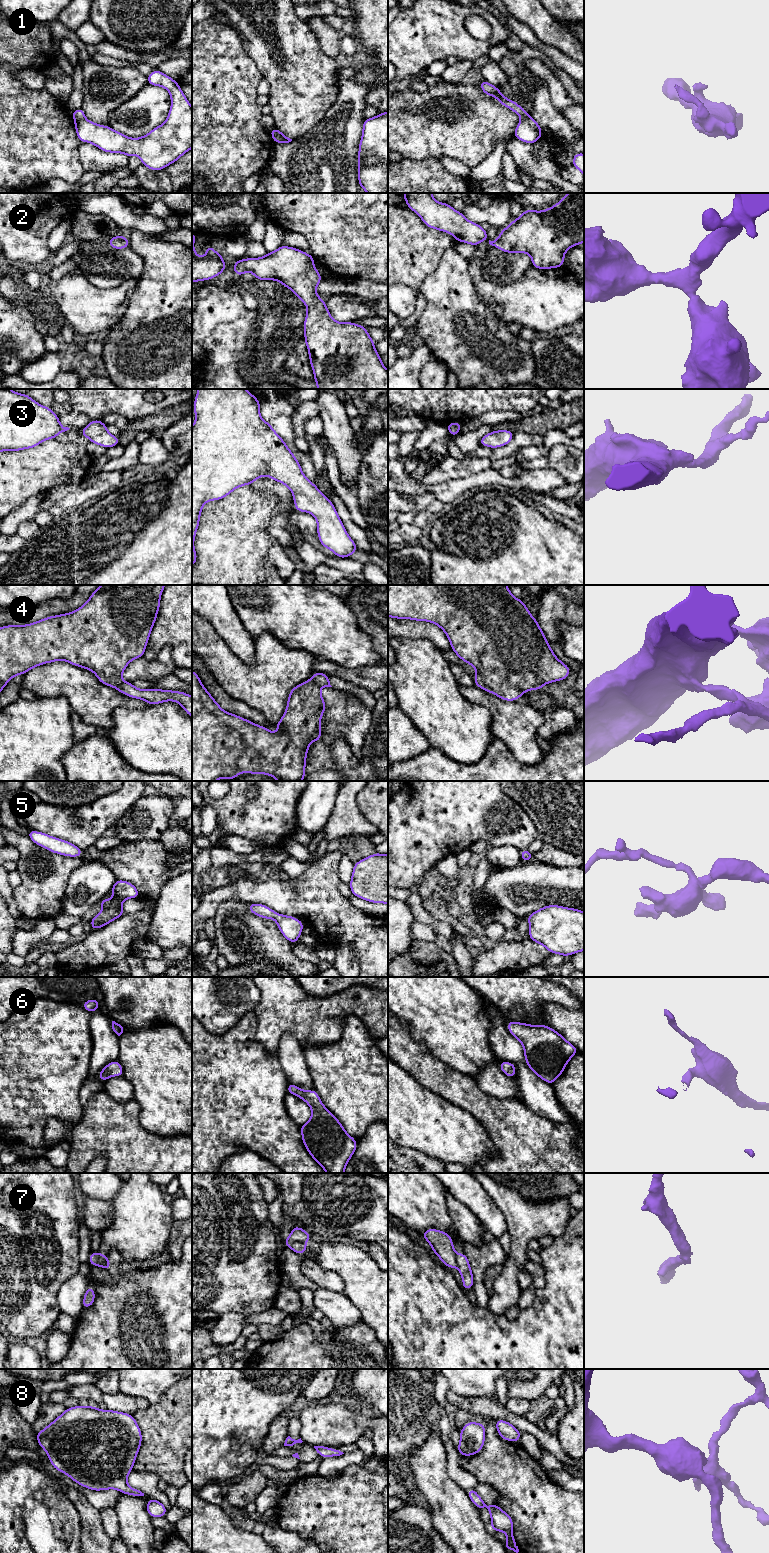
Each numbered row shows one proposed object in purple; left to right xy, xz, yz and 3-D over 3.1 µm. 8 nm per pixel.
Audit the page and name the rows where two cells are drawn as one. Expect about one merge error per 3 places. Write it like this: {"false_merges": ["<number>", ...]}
{"false_merges": ["1", "7"]}

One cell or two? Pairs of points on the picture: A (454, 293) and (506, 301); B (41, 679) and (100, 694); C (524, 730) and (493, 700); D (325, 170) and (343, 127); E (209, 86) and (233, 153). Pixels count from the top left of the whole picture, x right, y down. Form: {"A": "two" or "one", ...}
{"A": "two", "B": "one", "C": "one", "D": "one", "E": "one"}

